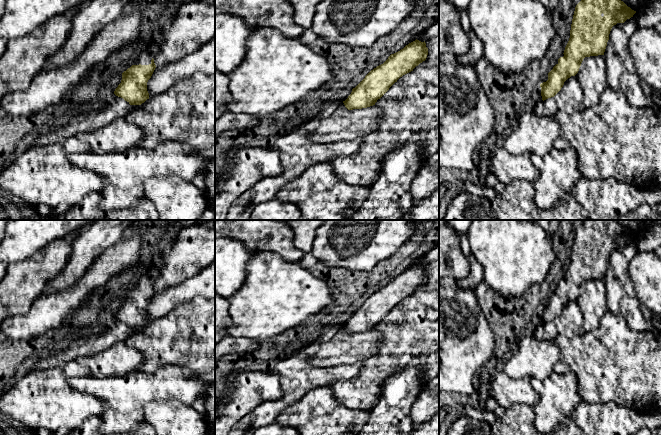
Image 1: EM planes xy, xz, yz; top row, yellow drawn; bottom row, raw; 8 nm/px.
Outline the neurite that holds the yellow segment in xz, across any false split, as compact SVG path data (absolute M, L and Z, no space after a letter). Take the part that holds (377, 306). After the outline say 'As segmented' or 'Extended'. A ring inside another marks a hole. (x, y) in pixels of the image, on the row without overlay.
M415 264L400 275L391 278L381 289L371 294L365 302L352 313L343 325L348 334L362 333L375 329L389 312L403 299L413 295L426 284L426 267Z. As segmented

